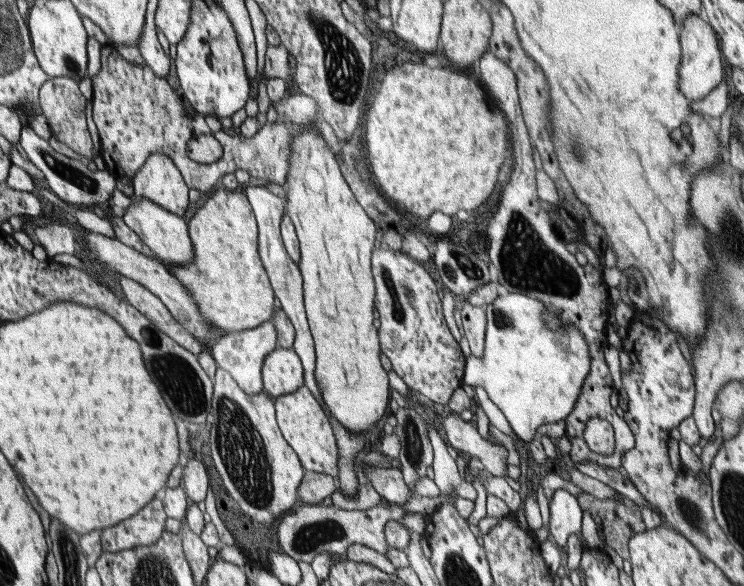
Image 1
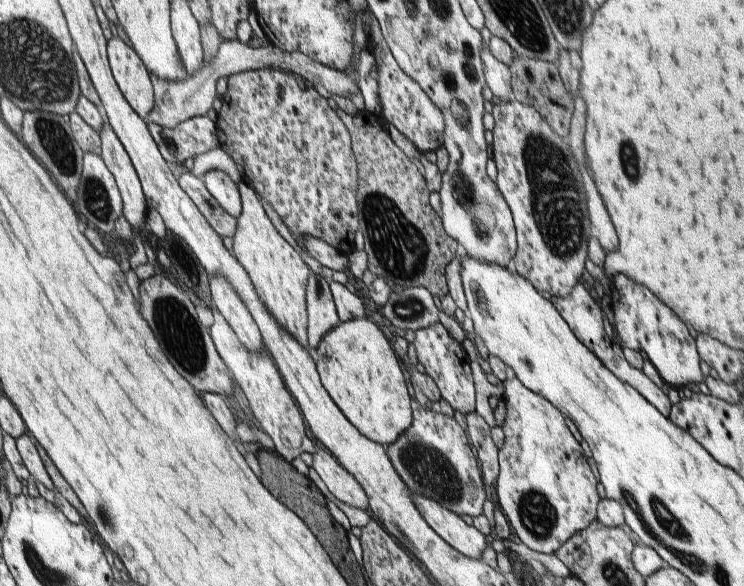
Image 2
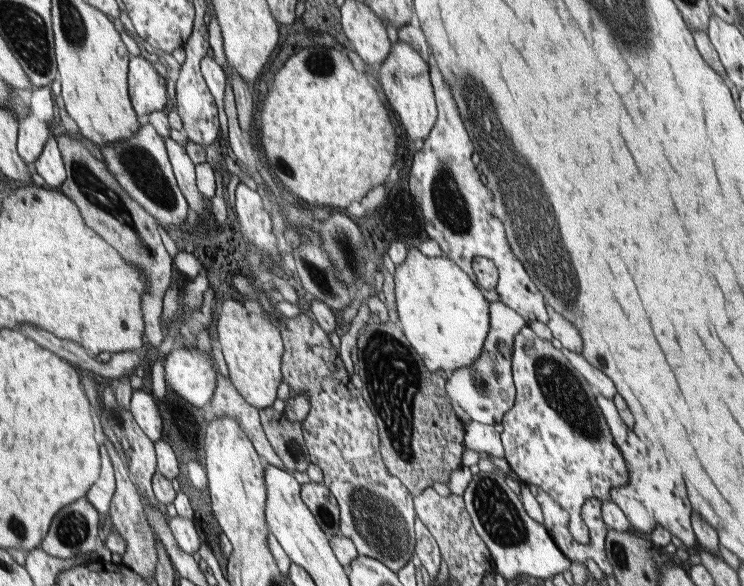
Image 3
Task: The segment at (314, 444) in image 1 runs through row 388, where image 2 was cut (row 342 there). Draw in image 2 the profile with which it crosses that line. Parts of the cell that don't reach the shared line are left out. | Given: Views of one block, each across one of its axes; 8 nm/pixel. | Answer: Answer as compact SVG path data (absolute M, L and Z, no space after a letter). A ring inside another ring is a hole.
M243 180L237 184L237 190L241 194L241 214L237 216L237 230L235 230L235 236L233 236L233 252L235 252L235 258L239 260L239 264L247 270L257 294L259 294L259 300L265 304L265 308L273 314L273 318L281 324L283 330L287 330L301 346L307 348L309 352L309 346L307 346L307 280L311 276L311 270L303 264L301 256L277 234L277 230L273 228L273 224L269 222L269 218L265 216L255 192L251 190L249 184L245 184Z

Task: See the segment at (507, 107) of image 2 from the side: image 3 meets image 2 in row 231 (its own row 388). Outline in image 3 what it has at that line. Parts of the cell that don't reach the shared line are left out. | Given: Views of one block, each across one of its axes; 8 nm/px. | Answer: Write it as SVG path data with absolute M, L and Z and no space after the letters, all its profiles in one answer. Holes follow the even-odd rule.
M529 326L521 328L513 338L513 358L511 358L511 378L515 384L515 404L501 418L501 444L505 450L505 460L509 468L519 476L525 486L539 486L547 492L563 510L569 512L569 532L575 542L589 542L589 528L581 518L581 506L587 498L595 498L599 502L609 500L609 490L615 486L629 484L627 464L623 460L621 450L617 448L611 430L597 406L597 394L591 384L587 384L571 362L555 350L549 340L537 338Z

